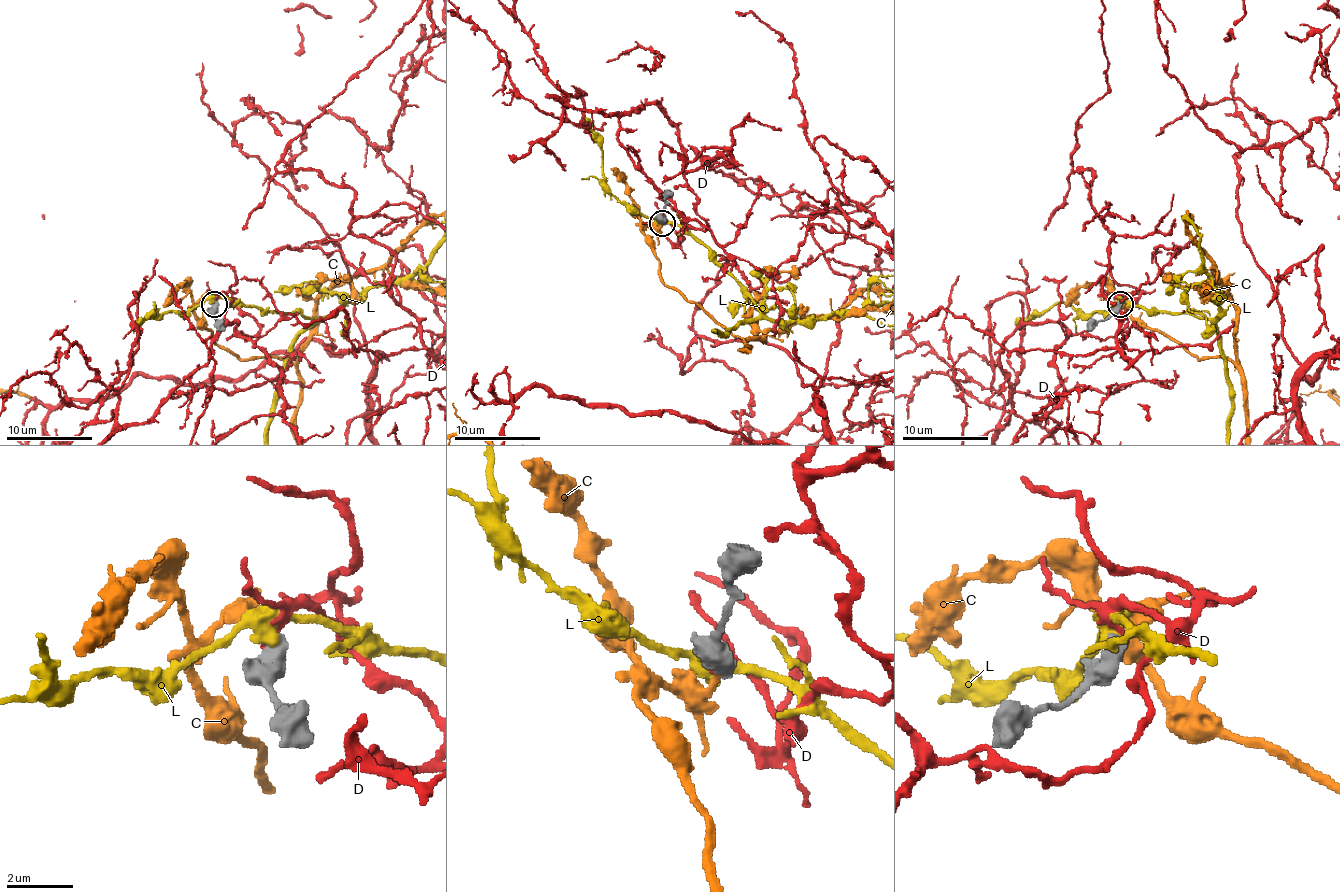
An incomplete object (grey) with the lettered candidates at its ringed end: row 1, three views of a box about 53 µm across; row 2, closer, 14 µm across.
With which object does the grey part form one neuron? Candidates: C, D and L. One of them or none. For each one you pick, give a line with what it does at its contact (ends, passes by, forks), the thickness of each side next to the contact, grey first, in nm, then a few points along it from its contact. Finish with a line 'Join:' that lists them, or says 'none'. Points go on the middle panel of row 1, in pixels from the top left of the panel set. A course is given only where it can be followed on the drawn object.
C: it ends; calibres 550 and 200 nm
Join: C

